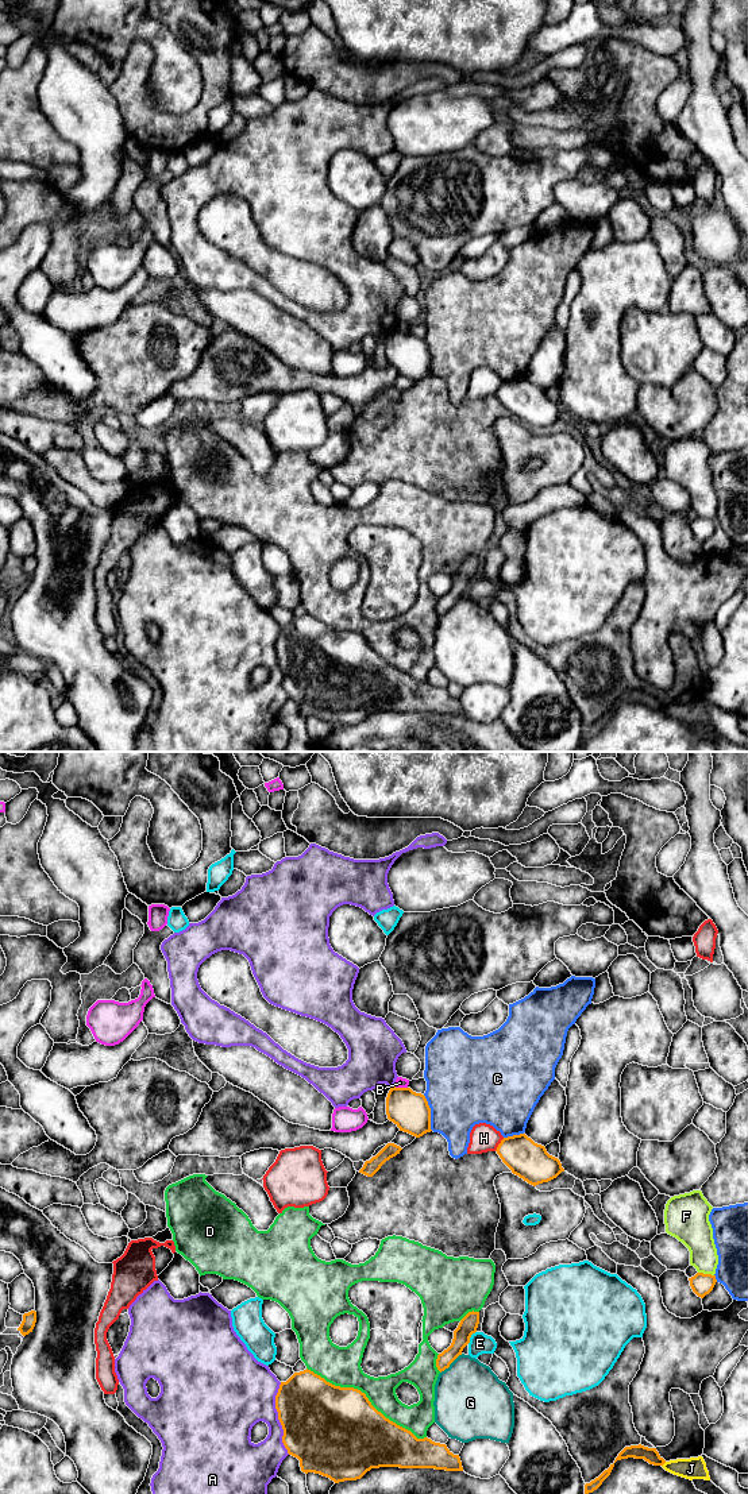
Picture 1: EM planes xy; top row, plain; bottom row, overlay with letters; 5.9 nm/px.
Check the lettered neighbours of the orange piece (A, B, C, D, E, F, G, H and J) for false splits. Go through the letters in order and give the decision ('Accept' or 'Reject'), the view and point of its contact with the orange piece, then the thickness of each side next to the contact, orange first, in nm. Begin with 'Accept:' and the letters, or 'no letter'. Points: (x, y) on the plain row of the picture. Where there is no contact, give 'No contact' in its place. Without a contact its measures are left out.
Accept: C
A: Reject. Touches orange at xy (278, 663). Thickness 460 nm (orange) against 360 nm
B: Reject. Touches orange at xy (401, 332). Thickness 220 nm (orange) against 60 nm
C: Accept. Touches orange at xy (430, 356). Thickness 220 nm (orange) against 440 nm
D: Reject. Touches orange at xy (366, 641). Thickness 500 nm (orange) against 240 nm
E: Reject. Touches orange at xy (470, 580). Thickness 110 nm (orange) against 130 nm
F: Reject. Touches orange at xy (706, 518). Thickness 130 nm (orange) against 190 nm
G: Reject. Touches orange at xy (451, 606). Thickness 110 nm (orange) against 420 nm
H: Reject. Touches orange at xy (498, 389). Thickness 220 nm (orange) against 170 nm
J: Reject. Touches orange at xy (663, 707). Thickness 90 nm (orange) against 130 nm

